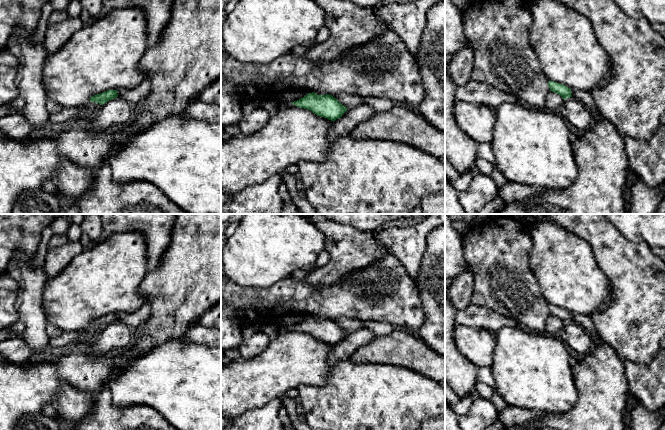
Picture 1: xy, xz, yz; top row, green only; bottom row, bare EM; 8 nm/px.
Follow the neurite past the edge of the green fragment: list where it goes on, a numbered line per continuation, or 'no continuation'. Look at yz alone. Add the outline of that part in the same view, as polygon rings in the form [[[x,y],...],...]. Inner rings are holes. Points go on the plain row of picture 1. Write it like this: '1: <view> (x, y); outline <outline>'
no continuation

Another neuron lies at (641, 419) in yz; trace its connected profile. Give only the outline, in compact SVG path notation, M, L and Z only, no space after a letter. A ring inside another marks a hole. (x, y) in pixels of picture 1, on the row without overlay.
M633 400L630 416L631 430L659 430L665 423L662 407L655 411L649 411L637 400Z

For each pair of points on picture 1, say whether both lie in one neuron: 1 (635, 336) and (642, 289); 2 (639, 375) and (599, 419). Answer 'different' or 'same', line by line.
1: same
2: different

